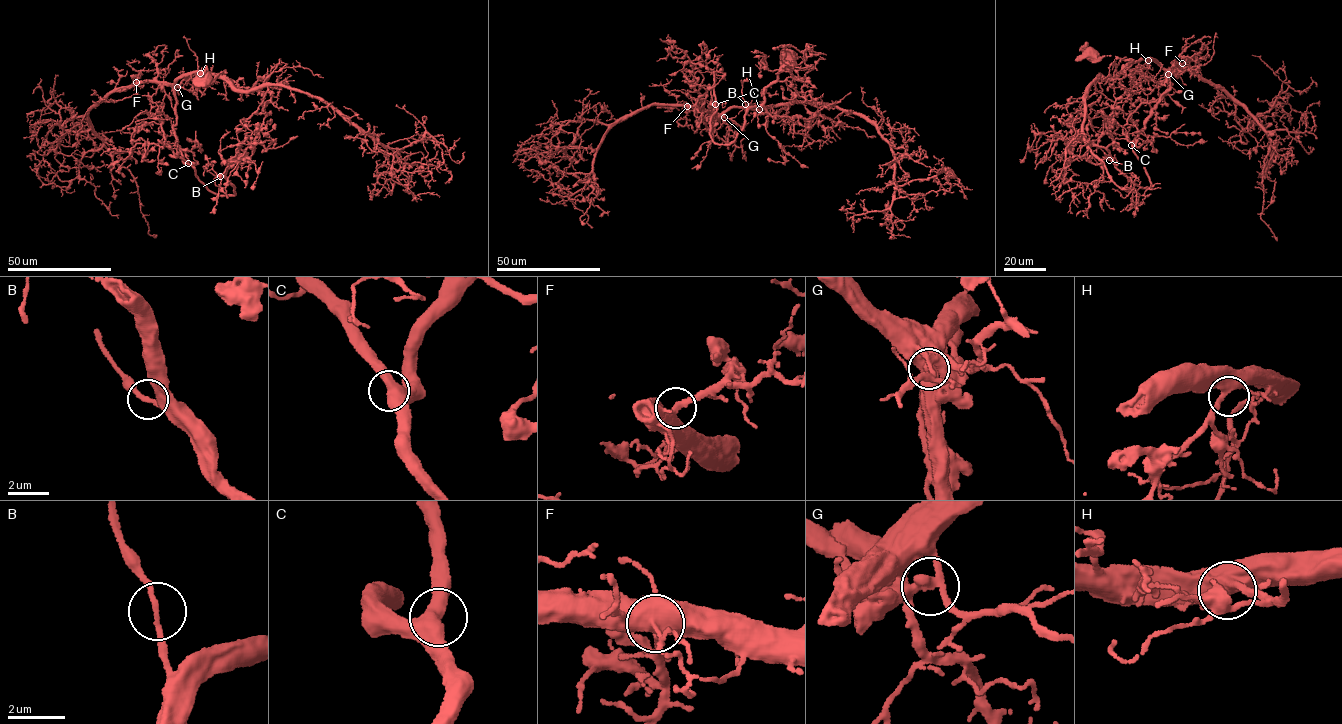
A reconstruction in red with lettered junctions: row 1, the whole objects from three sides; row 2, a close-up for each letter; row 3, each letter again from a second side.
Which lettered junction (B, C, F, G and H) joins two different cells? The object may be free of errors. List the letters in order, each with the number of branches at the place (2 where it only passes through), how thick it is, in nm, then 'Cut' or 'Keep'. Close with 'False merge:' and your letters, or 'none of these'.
B: Branches: 2. Thickness 190 nm. Keep
C: Branches: 2. Thickness 550 nm. Keep
F: Branches: 2. Thickness 440 nm. Keep
G: Branches: 3. Thickness 280 nm. Keep
H: Branches: 2. Thickness 500 nm. Keep
False merge: none of these

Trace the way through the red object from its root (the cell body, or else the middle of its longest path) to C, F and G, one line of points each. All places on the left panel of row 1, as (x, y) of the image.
C: (206, 78), (226, 72), (225, 77), (202, 72), (185, 74), (174, 88), (174, 132), (183, 160), (188, 163)
F: (206, 78), (212, 79), (226, 72), (225, 77), (202, 72), (183, 74), (171, 84), (136, 82)
G: (206, 78), (212, 79), (226, 72), (225, 77), (202, 72), (185, 74), (177, 81), (177, 87)

